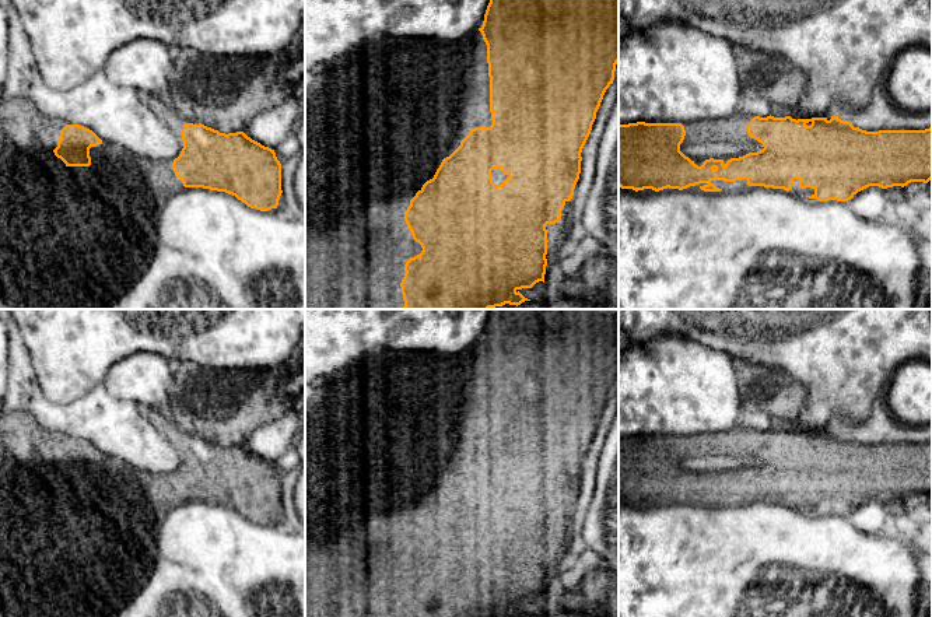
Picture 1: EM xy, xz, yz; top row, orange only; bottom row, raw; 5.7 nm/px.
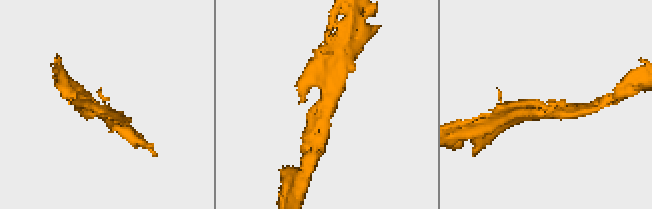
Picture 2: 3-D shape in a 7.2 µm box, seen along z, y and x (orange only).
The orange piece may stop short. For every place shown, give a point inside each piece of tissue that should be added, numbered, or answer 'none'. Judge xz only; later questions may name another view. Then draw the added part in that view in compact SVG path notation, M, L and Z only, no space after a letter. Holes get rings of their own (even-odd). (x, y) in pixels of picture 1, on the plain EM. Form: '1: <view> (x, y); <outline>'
none

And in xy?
none

